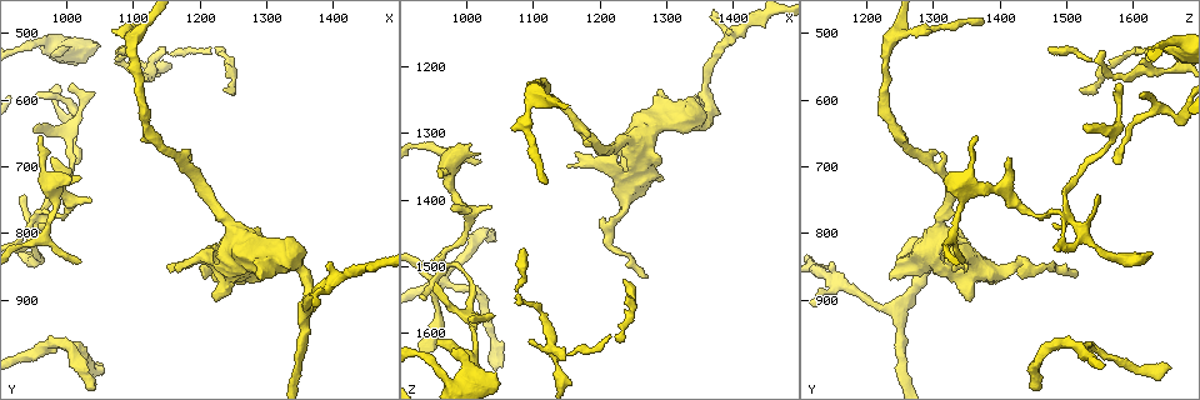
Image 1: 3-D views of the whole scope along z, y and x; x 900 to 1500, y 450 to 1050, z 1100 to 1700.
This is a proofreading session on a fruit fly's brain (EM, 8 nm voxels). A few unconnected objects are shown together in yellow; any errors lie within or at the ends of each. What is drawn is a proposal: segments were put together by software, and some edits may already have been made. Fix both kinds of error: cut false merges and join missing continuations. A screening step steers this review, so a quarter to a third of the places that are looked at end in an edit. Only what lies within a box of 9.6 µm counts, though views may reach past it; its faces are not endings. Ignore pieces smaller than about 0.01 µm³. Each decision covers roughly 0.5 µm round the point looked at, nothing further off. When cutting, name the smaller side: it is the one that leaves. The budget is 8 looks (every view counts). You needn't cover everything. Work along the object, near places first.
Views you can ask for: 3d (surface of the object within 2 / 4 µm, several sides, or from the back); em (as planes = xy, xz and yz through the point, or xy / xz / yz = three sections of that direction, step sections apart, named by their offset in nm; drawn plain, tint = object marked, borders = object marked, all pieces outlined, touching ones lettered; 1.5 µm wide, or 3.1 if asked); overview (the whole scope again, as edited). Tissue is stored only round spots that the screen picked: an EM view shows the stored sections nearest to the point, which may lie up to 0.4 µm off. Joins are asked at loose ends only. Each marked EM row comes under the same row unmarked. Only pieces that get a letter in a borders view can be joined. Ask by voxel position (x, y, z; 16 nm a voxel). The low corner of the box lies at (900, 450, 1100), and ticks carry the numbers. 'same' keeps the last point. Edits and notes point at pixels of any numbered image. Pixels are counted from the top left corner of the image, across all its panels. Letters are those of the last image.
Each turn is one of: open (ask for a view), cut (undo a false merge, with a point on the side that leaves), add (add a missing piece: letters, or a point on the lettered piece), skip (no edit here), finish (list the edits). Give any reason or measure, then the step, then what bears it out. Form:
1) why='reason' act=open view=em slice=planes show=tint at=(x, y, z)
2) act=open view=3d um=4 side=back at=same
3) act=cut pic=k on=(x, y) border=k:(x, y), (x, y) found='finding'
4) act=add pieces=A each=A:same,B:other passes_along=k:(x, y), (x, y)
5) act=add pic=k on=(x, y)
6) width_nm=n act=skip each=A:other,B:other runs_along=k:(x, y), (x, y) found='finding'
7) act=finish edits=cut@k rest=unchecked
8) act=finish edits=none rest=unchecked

why='abrupt turn' act=open view=3d um=2 at=(1215, 850, 1455)

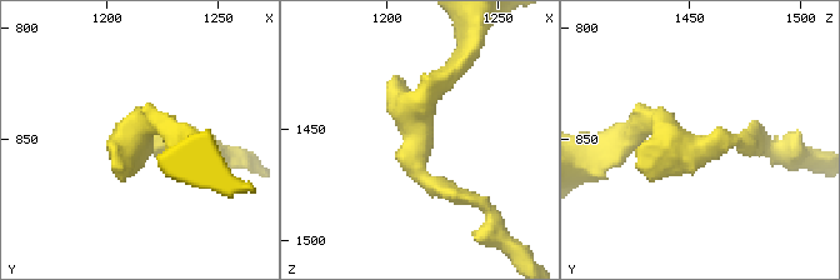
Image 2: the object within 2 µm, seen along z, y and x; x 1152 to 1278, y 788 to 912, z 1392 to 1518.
arm_widths_nm=170,180 act=open view=em slice=planes show=tint at=(1215, 854, 1458)

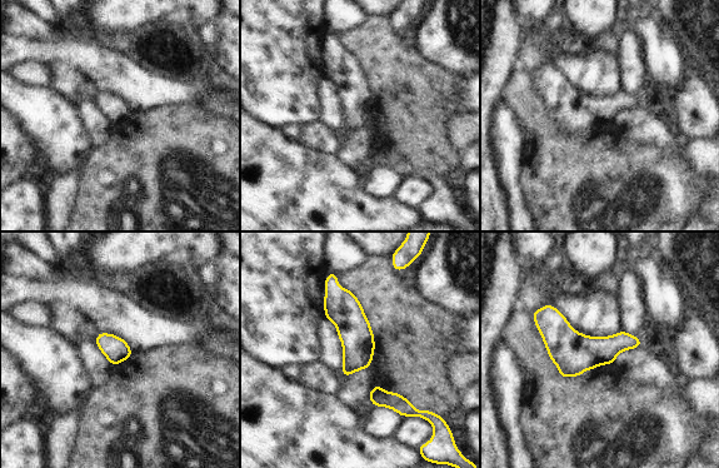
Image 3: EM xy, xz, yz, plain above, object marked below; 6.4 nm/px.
act=open view=em slice=planes show=borders at=same

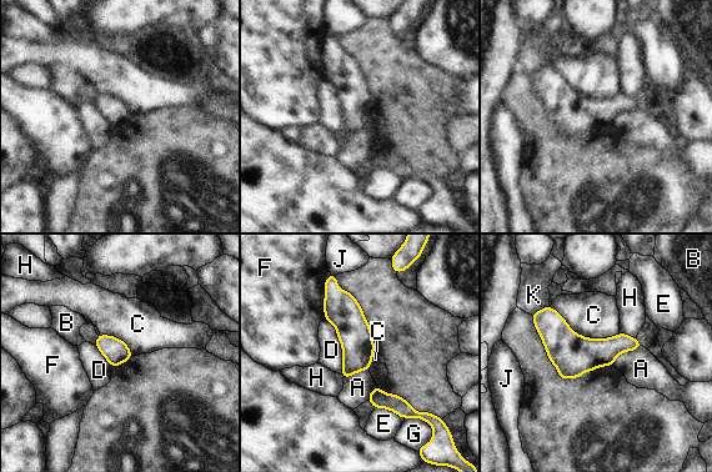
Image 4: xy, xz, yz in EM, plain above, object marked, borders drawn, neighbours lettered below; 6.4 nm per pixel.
longest_contact=C:480nm act=skip each=A:other,B:other,C:other,D:other,E:other,F:other,G:other,H:other,J:other,K:other runs_along=4:(334, 284), (350, 321), (346, 373) found='one neuron here'

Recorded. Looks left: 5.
why='thin end' act=open view=3d um=2 side=back at=(1010, 695, 1580)

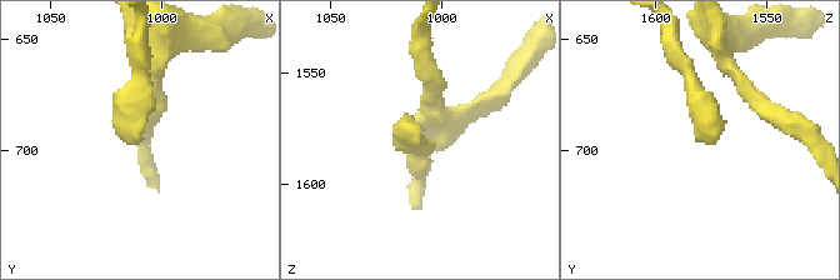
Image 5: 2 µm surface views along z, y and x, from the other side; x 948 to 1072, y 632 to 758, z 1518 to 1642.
act=open view=em slice=xy step=8 show=tint at=(1013, 698, 1575)

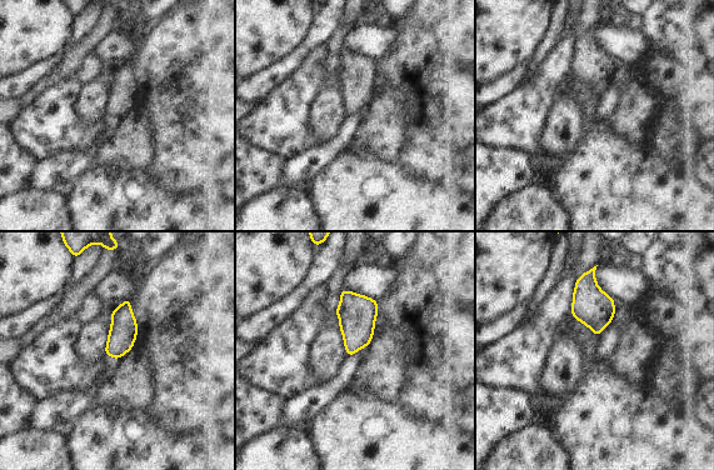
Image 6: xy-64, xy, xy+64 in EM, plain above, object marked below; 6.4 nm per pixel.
act=open view=em slice=planes show=borders at=same

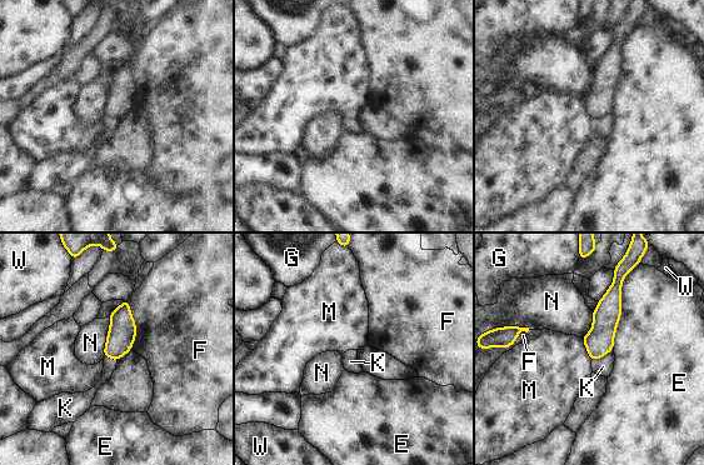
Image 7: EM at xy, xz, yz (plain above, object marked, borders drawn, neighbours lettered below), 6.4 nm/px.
longest_contact=E:440nm act=skip each=E:other,F:other,G:other,K:other,M:other,N:other,W:other found='no lettered piece goes on from it'

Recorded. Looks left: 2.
why='branch stops here' act=open view=em slice=xz step=8 show=borders at=(1095, 545, 1610)

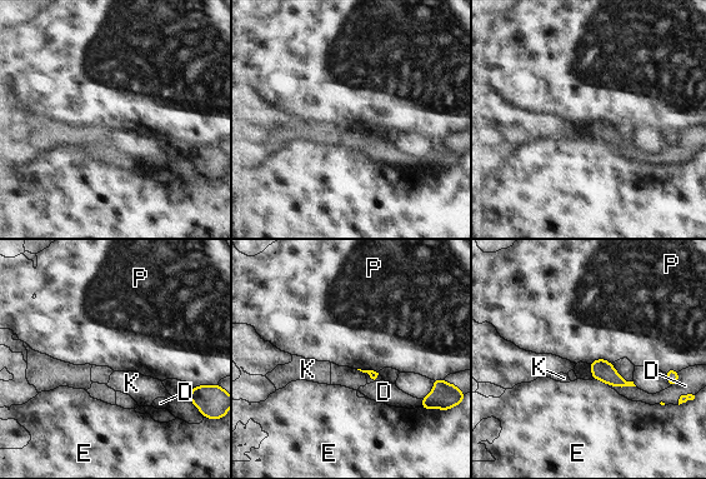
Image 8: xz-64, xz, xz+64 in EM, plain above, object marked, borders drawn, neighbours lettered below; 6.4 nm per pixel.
why='another direction' act=open view=em slice=planes show=borders at=same

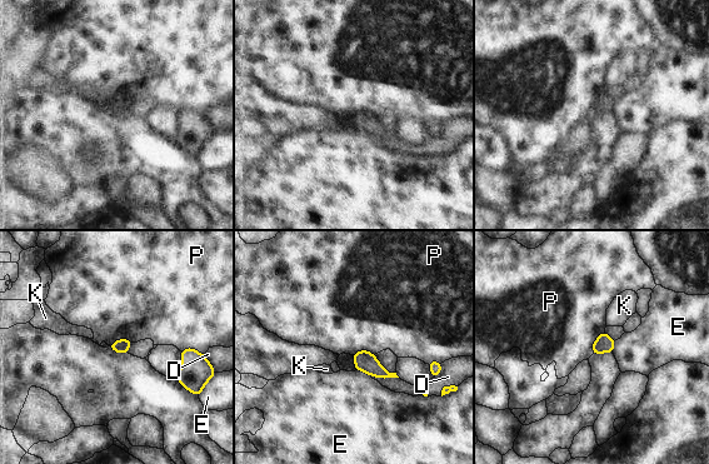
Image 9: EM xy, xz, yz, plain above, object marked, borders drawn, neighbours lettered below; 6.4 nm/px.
act=skip each=D:other,E:other,K:other,P:other border=9:(604, 330), (594, 342), (592, 353) found='none of them fits'

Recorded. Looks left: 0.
act=finish edits=none rest=unchecked

